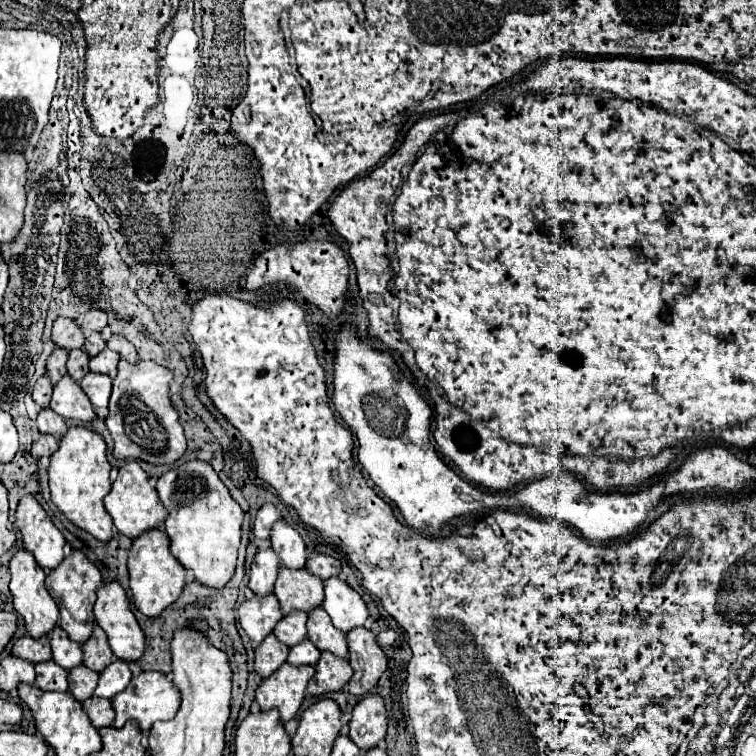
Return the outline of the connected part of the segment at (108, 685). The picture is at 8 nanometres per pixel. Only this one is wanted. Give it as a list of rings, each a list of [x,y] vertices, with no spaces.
[[[115,659],[111,665],[107,665],[101,671],[99,677],[99,685],[95,689],[95,695],[99,697],[115,697],[117,693],[121,693],[129,681],[131,681],[131,669],[129,669],[129,661],[125,659]]]

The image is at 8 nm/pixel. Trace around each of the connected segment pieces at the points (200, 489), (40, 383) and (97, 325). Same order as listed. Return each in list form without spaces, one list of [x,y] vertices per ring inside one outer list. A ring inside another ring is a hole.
[[[187,461],[159,477],[157,493],[169,511],[169,517],[165,519],[165,533],[171,539],[171,553],[183,567],[191,569],[195,579],[203,585],[225,585],[235,571],[243,511],[219,479],[217,471],[207,461]]]
[[[45,373],[45,375],[39,377],[37,383],[35,383],[33,401],[39,403],[41,407],[47,407],[47,405],[49,405],[49,399],[51,399],[51,393],[53,393],[53,385],[51,385],[51,379],[47,377],[47,373]]]
[[[91,309],[87,311],[81,319],[79,319],[81,329],[85,329],[83,333],[91,333],[91,331],[101,331],[107,325],[107,315],[103,309]]]

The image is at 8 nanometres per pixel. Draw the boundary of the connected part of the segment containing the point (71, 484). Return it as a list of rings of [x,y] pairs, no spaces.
[[[69,427],[69,431],[61,437],[59,449],[51,455],[51,463],[49,463],[51,501],[77,527],[85,529],[99,541],[109,541],[115,533],[113,521],[103,507],[103,497],[111,489],[109,471],[111,471],[111,463],[107,461],[107,443],[99,433],[87,427]]]

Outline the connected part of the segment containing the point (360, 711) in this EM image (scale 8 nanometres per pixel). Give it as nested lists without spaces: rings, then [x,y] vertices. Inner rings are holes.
[[[365,695],[353,709],[349,737],[359,749],[375,747],[387,733],[387,713],[381,695]]]

